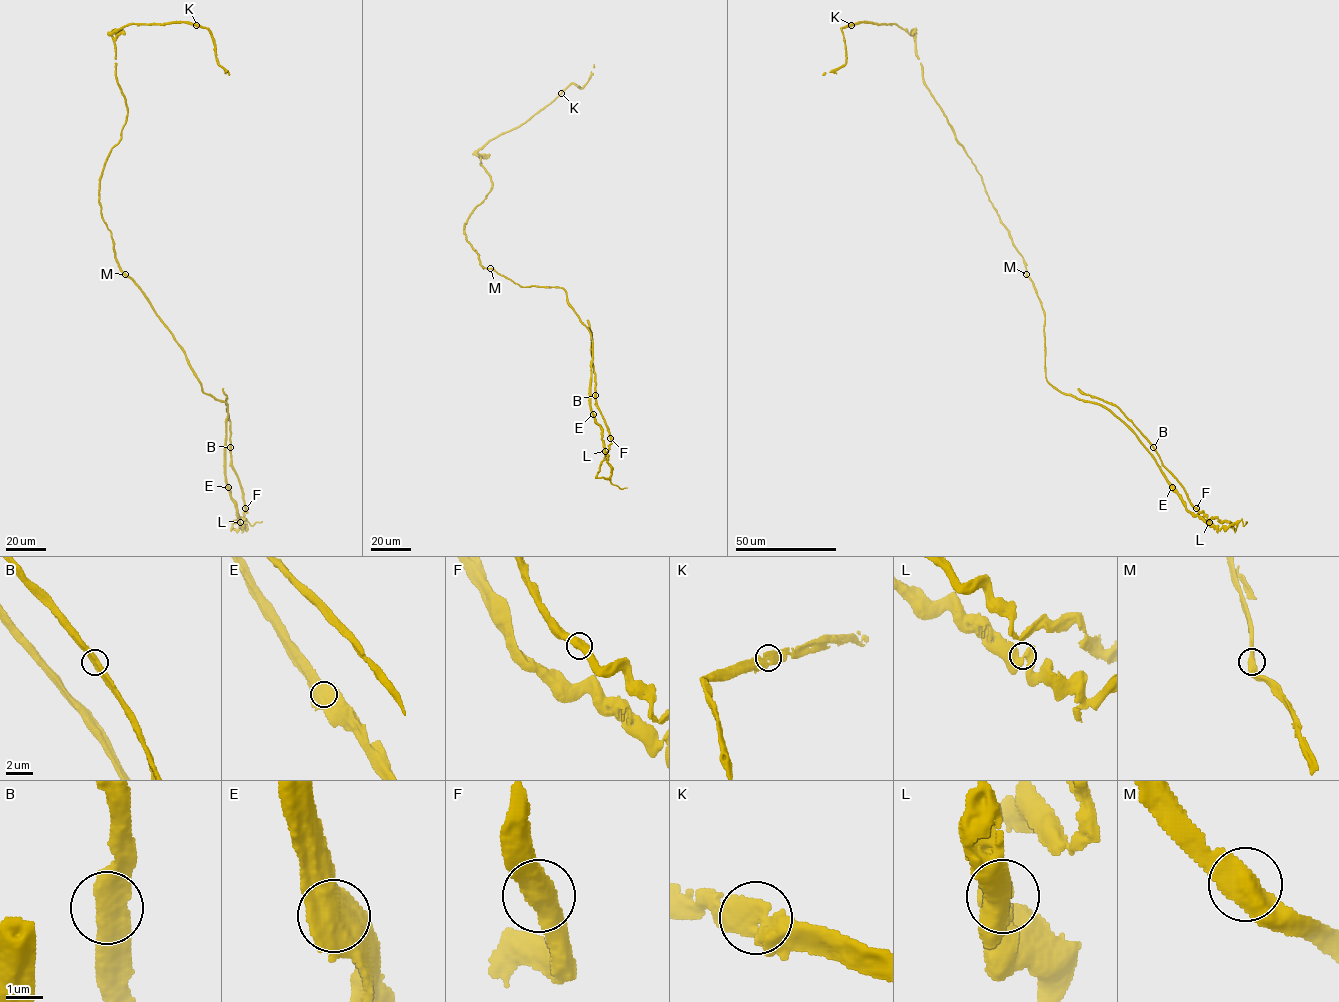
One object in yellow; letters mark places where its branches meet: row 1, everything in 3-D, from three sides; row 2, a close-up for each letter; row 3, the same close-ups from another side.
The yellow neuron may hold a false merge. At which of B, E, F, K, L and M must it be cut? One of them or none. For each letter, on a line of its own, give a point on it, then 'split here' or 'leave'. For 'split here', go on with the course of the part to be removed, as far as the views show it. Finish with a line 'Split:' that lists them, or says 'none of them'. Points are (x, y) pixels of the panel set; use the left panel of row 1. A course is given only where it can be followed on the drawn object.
B: (230, 447) | leave
E: (228, 487) | leave
F: (245, 508) | leave
K: (196, 25) | leave
L: (240, 522) | leave
M: (125, 274) | leave
Split: none of them

